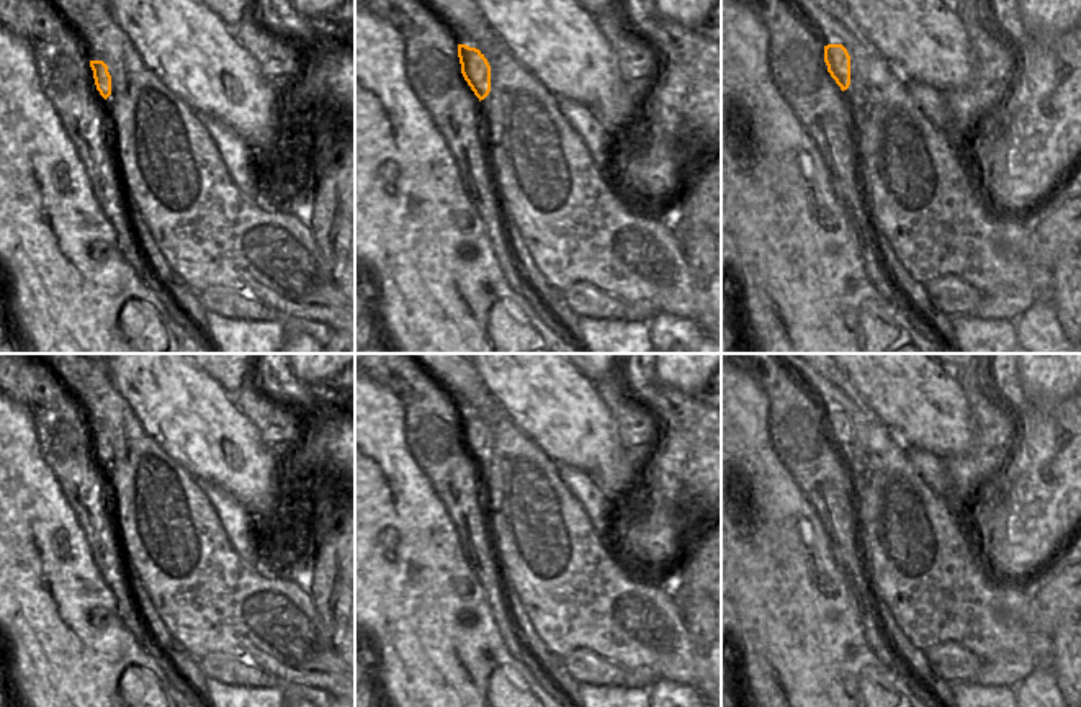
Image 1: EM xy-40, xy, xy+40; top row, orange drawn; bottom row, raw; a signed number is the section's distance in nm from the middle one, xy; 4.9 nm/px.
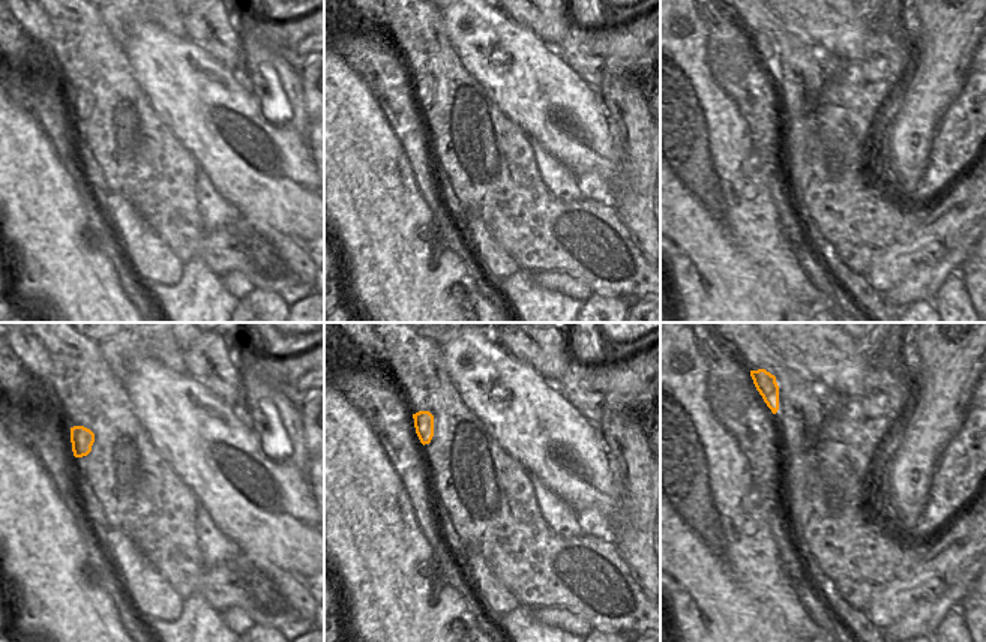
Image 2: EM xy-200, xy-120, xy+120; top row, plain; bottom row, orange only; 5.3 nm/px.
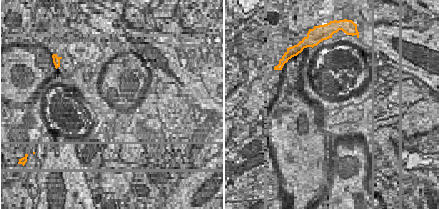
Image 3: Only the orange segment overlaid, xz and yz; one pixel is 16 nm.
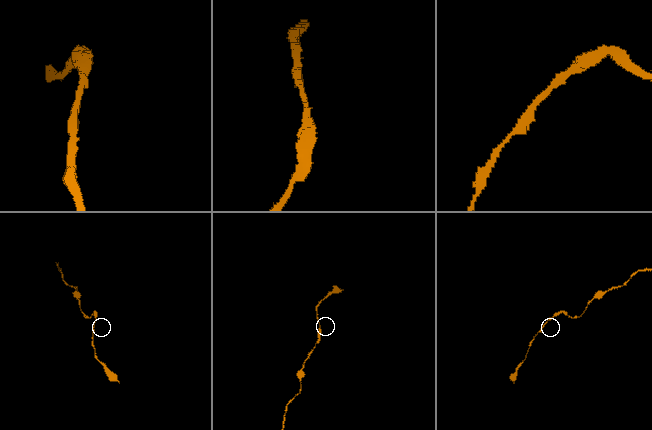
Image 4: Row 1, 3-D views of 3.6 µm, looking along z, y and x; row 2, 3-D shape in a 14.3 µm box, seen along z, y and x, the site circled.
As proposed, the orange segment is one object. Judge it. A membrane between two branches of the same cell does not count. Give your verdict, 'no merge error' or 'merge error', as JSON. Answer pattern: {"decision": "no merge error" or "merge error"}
{"decision": "no merge error"}

